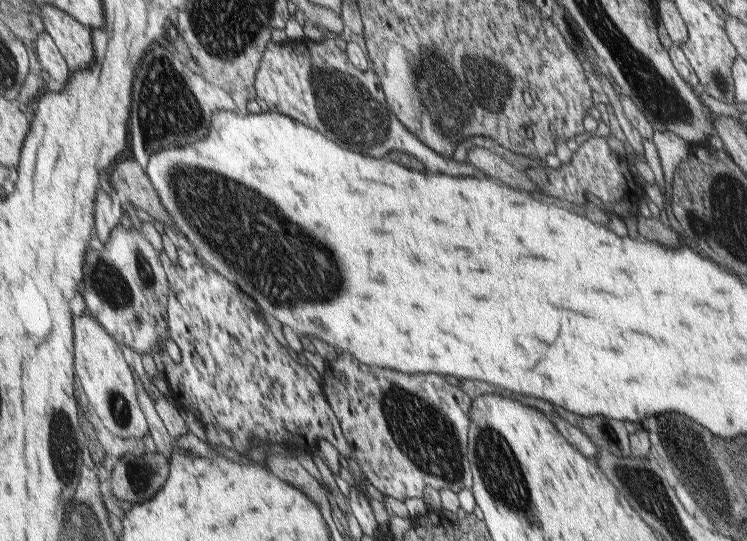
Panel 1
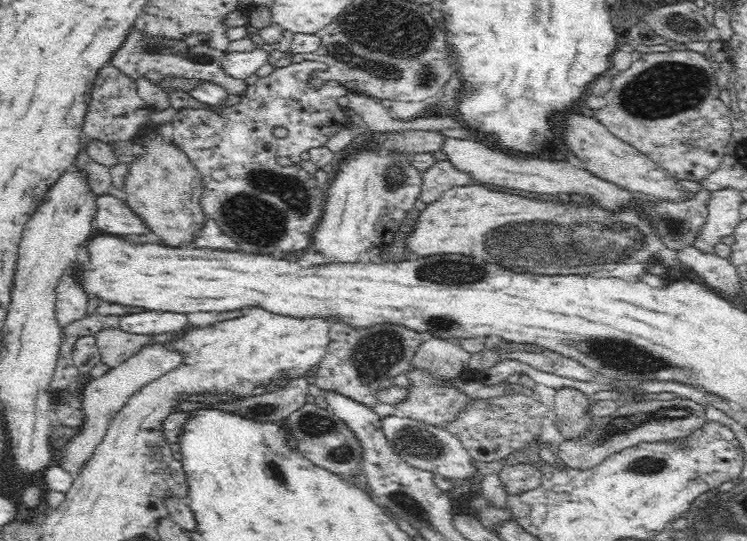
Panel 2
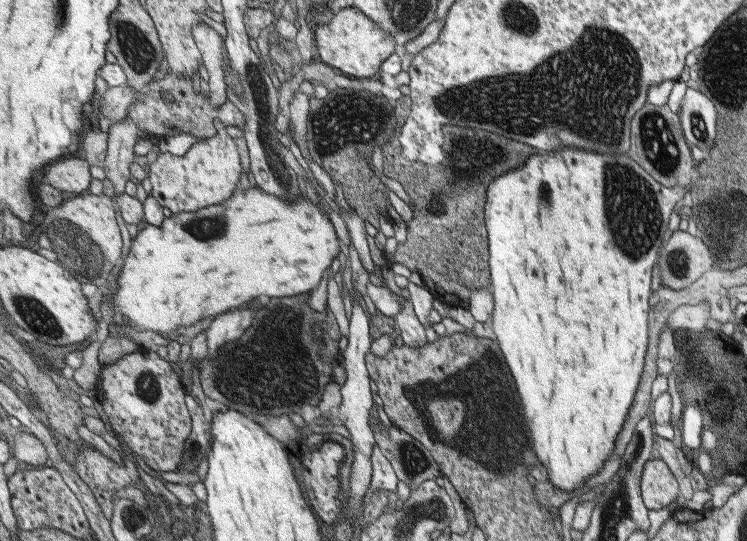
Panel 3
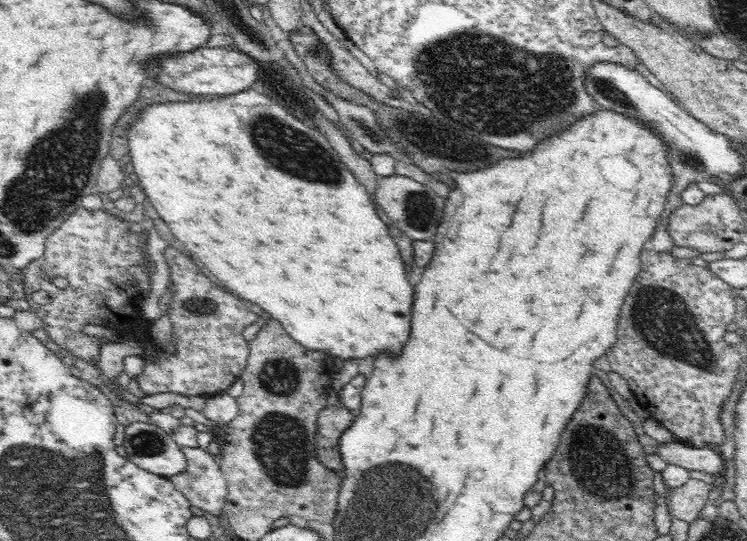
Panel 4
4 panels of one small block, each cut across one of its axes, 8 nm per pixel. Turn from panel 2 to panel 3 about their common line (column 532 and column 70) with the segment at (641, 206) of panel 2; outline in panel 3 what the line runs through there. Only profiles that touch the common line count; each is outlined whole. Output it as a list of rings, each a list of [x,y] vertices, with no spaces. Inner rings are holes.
[[[71,158],[48,167],[45,181],[60,190],[86,192],[92,186],[92,163],[88,159]]]

